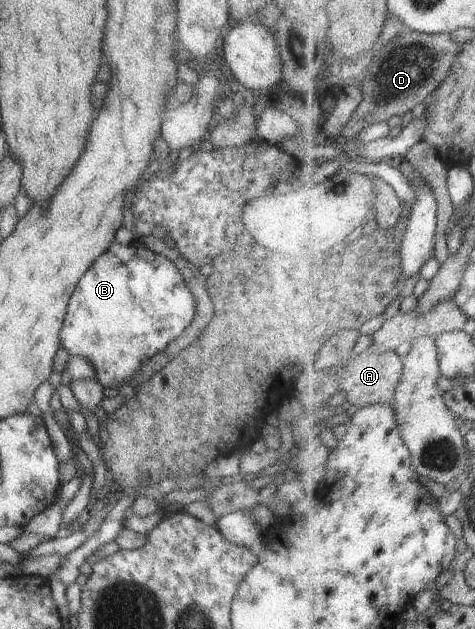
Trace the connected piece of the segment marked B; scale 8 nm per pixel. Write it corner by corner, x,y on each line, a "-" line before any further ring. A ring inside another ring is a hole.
141,241
123,246
111,242
109,250
101,254
91,268
79,278
75,290
69,298
63,323
59,332
60,347
68,355
76,355
91,362
97,374
97,382
102,388
118,386
131,378
131,374
157,352
179,337
191,322
195,312
195,302
191,290
183,281
179,270
167,258
154,254

